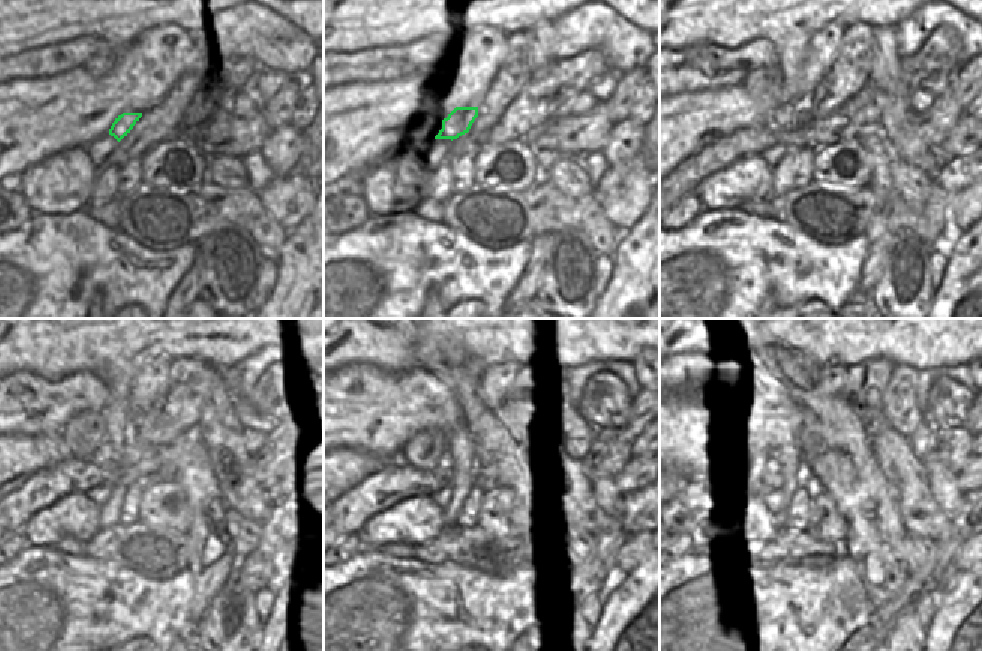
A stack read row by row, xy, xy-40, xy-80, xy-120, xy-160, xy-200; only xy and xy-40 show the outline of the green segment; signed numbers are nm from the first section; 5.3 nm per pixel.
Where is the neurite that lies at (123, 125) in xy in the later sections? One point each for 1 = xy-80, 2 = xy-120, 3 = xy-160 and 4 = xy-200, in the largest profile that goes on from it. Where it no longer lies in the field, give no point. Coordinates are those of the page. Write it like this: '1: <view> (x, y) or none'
1: xy-80 (786, 117)
2: xy-120 (107, 456)
3: xy-160 (444, 470)
4: xy-200 (772, 476)

